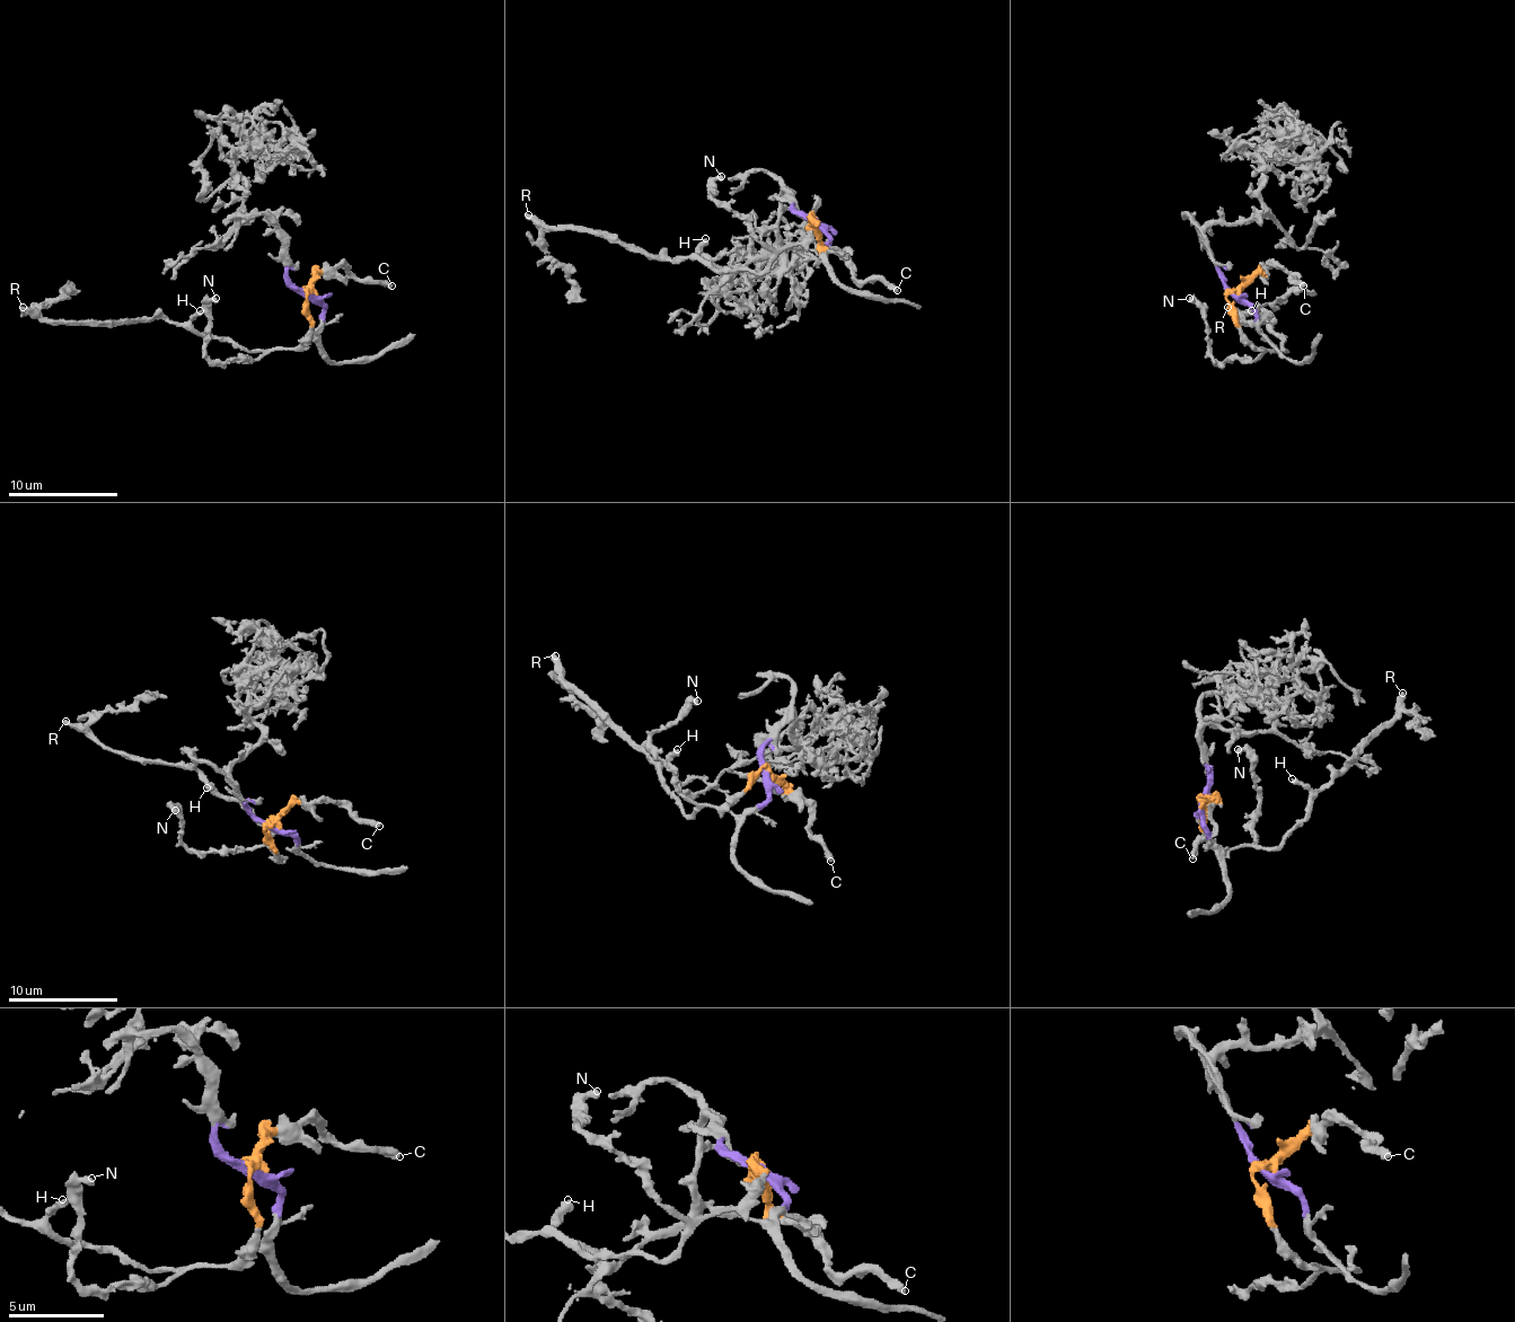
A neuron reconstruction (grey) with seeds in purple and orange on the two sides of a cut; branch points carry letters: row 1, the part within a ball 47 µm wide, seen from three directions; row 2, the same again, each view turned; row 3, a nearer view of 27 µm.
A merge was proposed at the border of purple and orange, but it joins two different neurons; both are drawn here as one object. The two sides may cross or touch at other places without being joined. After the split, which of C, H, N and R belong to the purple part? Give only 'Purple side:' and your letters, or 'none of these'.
Purple side: none of these

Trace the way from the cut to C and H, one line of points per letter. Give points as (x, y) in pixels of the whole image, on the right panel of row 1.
C: (1233, 292), (1258, 270), (1274, 265), (1304, 287)
H: (1233, 292), (1227, 306), (1239, 333), (1252, 347), (1285, 350), (1279, 336), (1252, 311)

